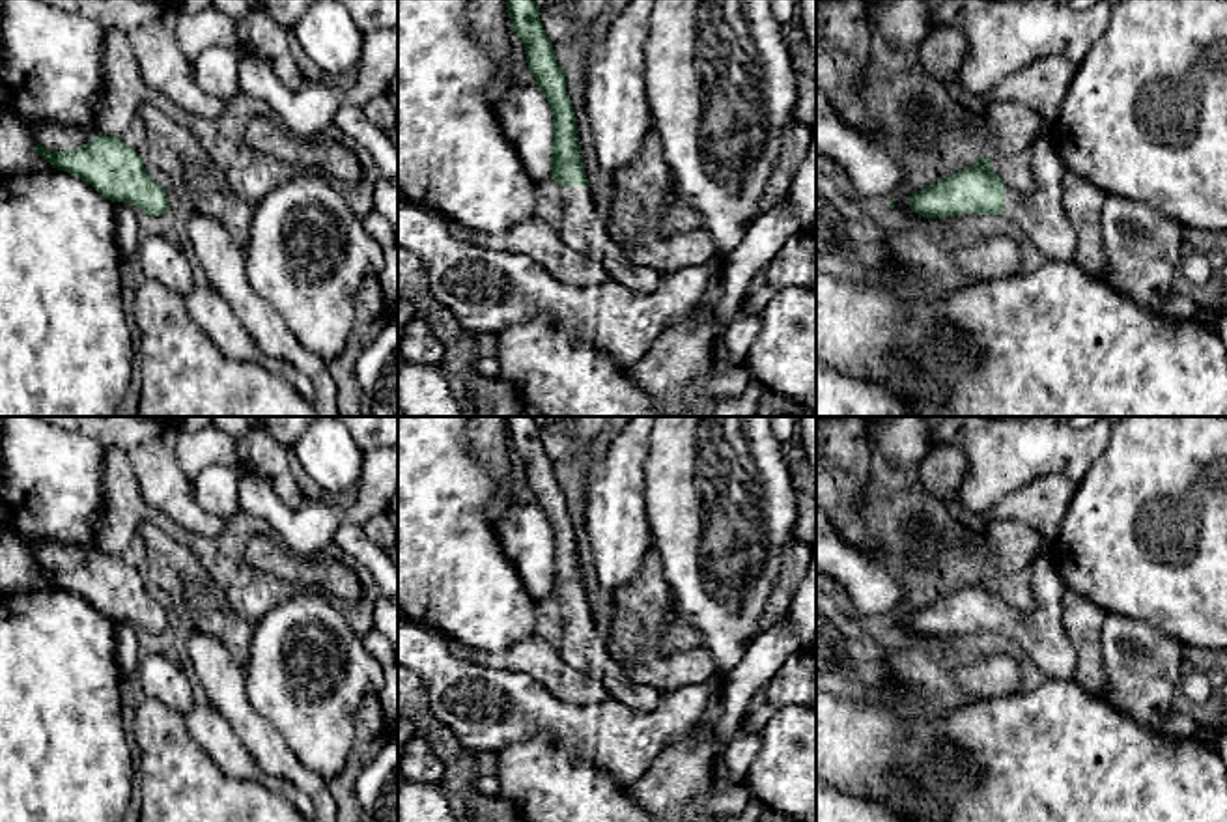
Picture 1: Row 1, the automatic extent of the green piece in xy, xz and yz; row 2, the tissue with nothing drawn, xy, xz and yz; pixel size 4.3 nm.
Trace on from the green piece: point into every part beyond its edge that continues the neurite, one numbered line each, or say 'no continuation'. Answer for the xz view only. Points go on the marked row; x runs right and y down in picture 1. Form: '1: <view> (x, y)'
1: xz (583, 226)

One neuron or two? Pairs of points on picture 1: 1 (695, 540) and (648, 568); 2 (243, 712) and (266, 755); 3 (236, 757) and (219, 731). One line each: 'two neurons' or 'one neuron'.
1: two neurons
2: one neuron
3: one neuron

